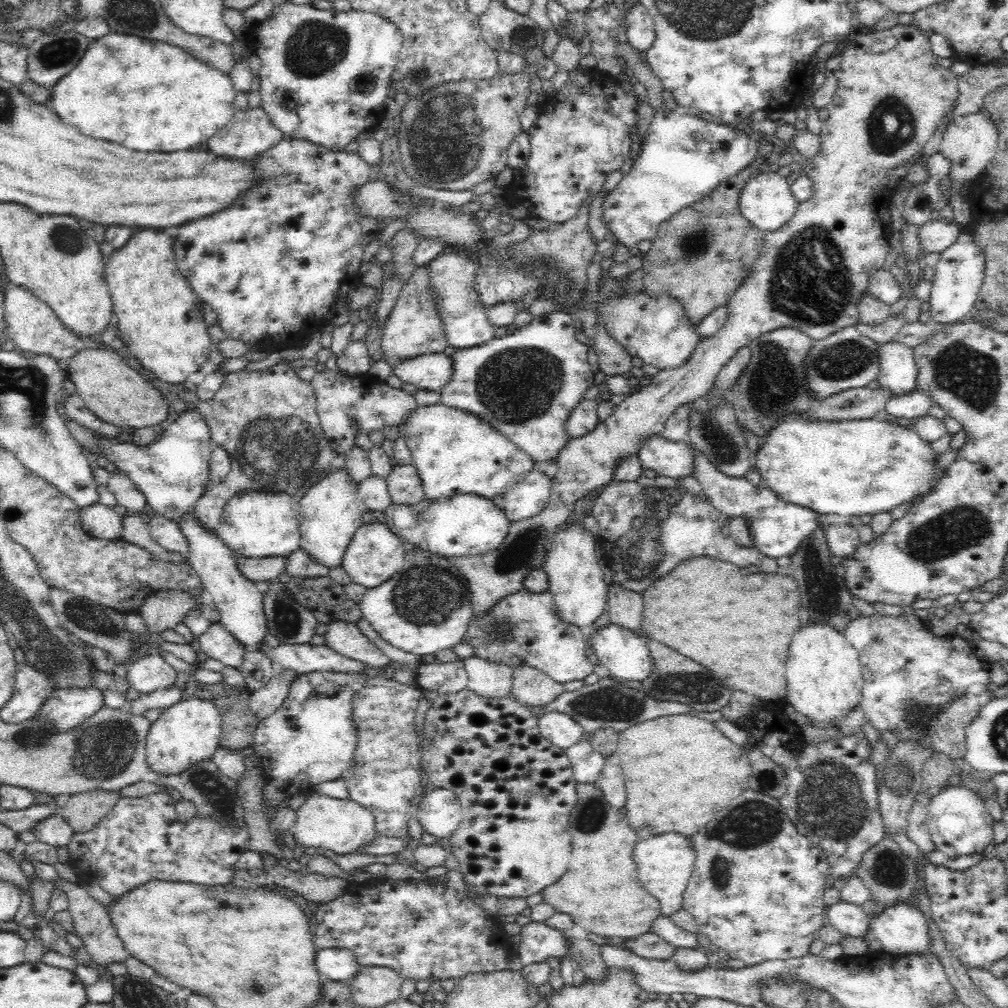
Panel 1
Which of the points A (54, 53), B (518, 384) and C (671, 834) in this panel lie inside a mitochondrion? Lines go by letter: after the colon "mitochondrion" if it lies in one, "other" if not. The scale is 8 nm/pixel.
A: mitochondrion
B: mitochondrion
C: other

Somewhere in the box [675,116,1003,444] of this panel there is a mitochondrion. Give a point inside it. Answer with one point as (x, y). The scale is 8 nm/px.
(809, 282)

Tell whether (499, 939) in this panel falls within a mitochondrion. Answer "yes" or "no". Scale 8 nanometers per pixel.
no

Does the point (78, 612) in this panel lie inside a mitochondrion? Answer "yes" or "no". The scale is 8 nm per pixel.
yes

